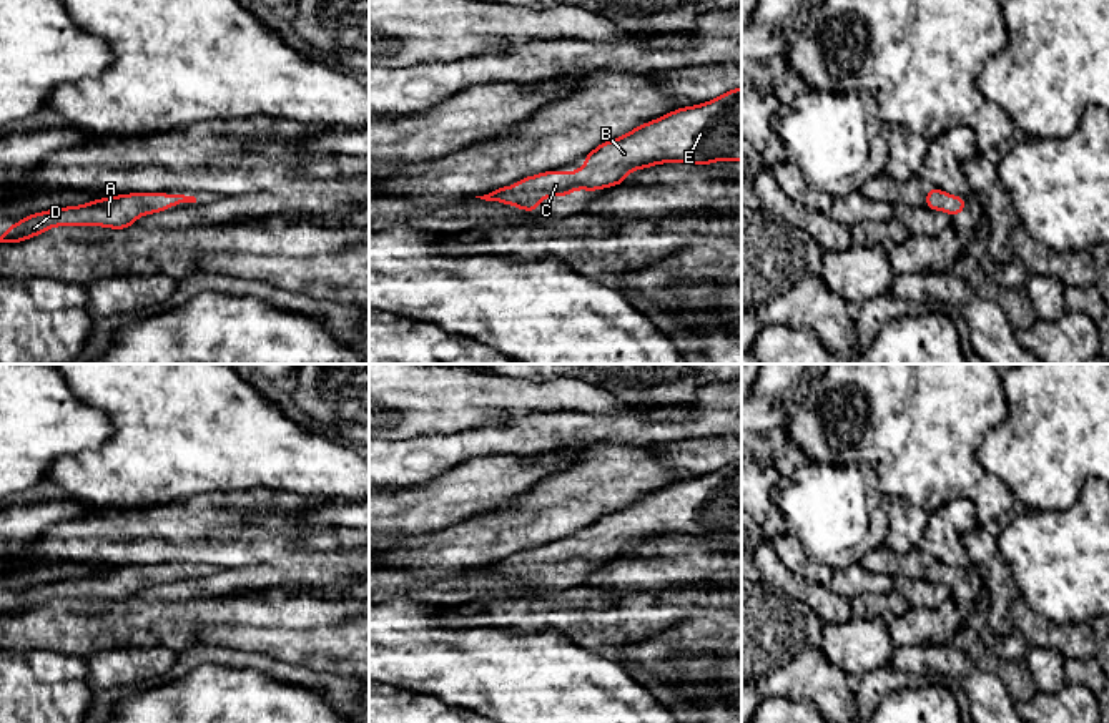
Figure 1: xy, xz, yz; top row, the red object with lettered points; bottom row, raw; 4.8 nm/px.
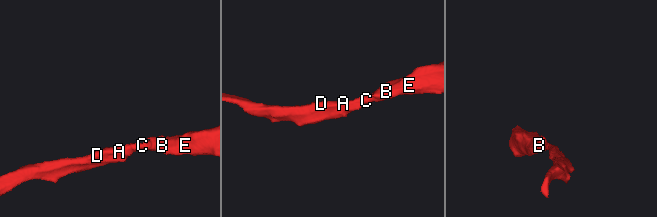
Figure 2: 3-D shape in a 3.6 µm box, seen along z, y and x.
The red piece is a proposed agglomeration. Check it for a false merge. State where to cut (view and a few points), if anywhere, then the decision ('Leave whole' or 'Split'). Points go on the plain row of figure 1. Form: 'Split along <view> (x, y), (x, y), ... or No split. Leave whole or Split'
No split. Leave whole

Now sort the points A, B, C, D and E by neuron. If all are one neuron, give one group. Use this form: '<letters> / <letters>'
A B C D E

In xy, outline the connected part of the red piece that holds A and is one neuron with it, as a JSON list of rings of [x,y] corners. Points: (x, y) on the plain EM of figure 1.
[[[130,565],[101,570],[80,578],[48,582],[13,595],[2,605],[0,615],[20,615],[55,598],[128,602],[140,588],[160,585],[181,575],[196,575],[196,570],[166,565]]]

